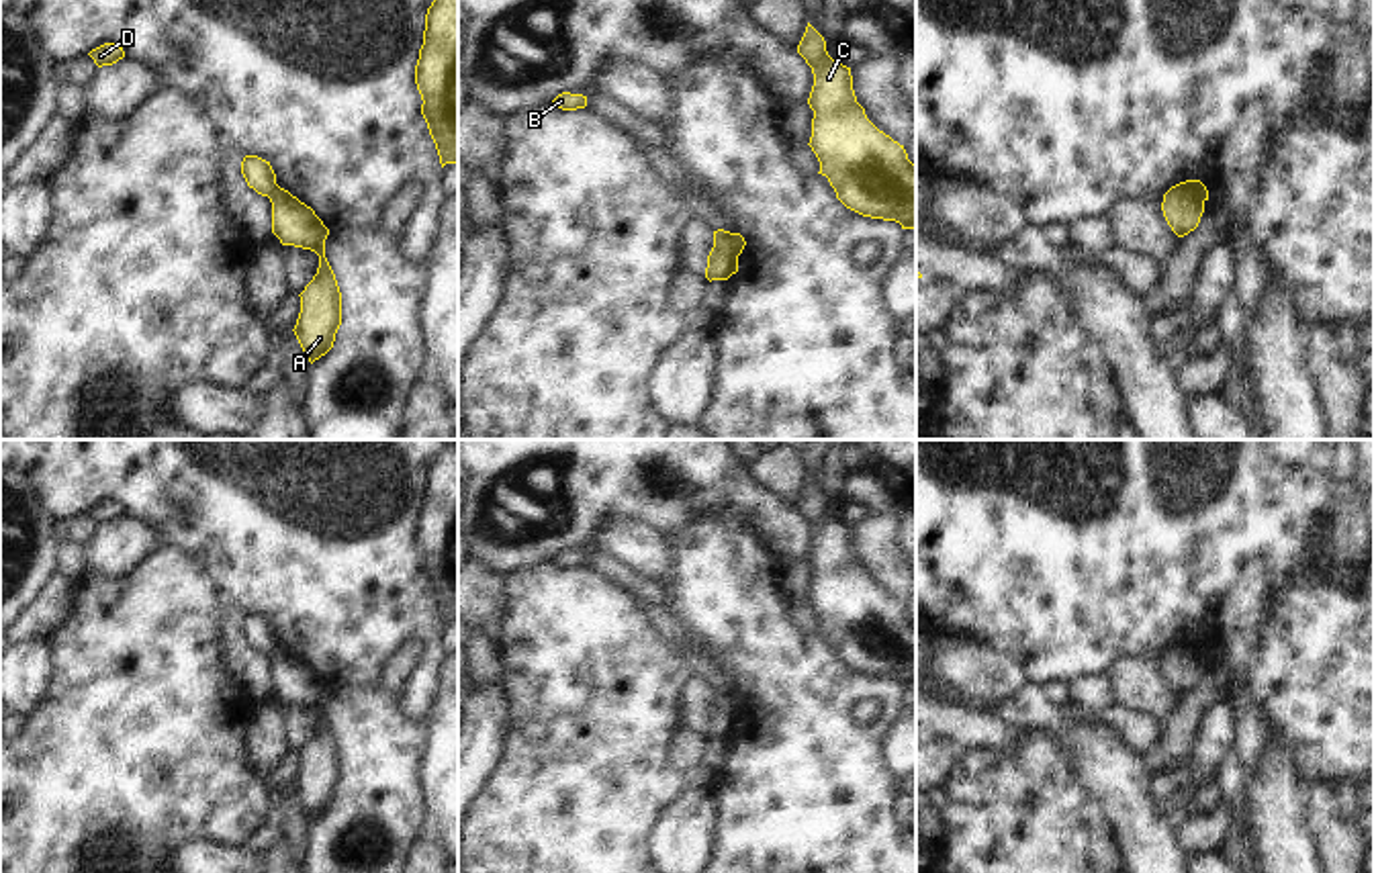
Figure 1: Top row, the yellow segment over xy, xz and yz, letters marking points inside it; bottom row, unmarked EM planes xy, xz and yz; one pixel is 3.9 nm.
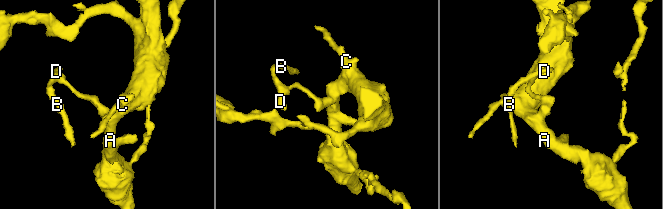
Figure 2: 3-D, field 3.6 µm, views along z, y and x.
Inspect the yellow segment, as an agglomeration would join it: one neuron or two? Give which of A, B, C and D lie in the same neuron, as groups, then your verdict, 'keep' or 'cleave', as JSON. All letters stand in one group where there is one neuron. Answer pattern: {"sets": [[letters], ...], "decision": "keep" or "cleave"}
{"sets": [["A", "C"], ["B", "D"]], "decision": "cleave"}

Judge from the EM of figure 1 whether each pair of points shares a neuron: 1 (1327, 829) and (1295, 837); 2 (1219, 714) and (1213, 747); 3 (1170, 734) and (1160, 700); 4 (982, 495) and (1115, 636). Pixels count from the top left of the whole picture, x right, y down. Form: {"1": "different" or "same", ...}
{"1": "different", "2": "same", "3": "different", "4": "same"}

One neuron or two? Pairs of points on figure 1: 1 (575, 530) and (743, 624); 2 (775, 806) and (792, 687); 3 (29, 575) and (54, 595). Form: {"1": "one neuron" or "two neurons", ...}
{"1": "two neurons", "2": "one neuron", "3": "two neurons"}

